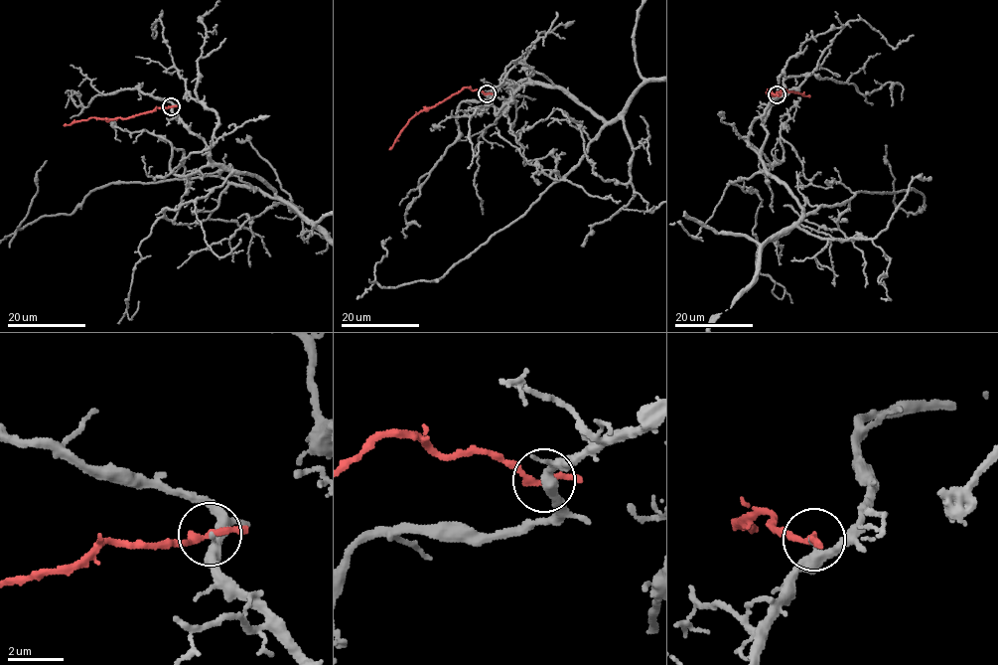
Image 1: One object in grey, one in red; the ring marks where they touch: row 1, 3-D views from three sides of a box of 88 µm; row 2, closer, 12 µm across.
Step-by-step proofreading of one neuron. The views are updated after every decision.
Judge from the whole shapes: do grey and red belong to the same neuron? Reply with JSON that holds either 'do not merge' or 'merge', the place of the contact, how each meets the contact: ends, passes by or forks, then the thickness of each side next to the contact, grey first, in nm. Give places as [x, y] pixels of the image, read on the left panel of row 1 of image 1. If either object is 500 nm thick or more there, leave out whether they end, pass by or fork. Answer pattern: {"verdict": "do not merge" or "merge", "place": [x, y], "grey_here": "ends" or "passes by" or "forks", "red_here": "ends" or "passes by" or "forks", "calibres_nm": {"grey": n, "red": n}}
{"verdict": "do not merge", "place": [171, 106], "grey_here": "passes by", "red_here": "passes by", "calibres_nm": {"grey": 320, "red": 240}}

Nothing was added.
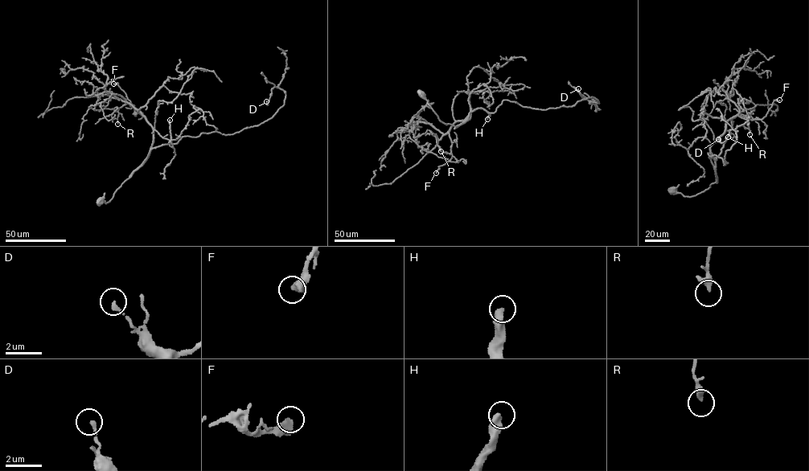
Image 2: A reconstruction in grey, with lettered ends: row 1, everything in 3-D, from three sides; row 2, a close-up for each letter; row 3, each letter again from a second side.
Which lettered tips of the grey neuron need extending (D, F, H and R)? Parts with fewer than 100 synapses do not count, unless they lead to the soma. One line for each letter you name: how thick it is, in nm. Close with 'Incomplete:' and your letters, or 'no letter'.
H: 420 nm thick
Incomplete: H

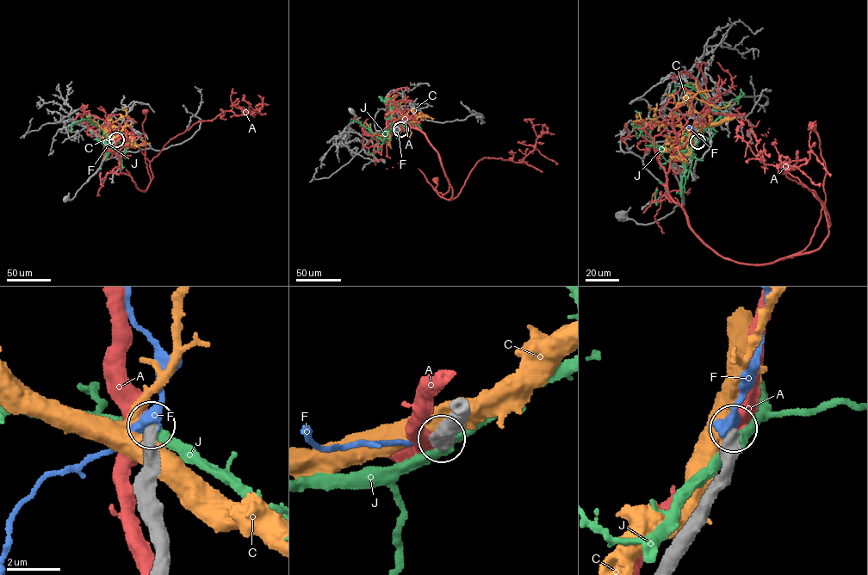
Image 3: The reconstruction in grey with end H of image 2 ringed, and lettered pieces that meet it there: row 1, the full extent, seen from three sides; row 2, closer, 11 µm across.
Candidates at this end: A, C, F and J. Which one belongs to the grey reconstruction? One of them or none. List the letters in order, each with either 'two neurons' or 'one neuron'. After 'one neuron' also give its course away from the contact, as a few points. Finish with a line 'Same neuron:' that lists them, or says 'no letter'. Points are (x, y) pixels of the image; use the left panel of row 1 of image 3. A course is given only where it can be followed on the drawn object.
A: two neurons
C: two neurons
F: two neurons
J: two neurons
Same neuron: no letter

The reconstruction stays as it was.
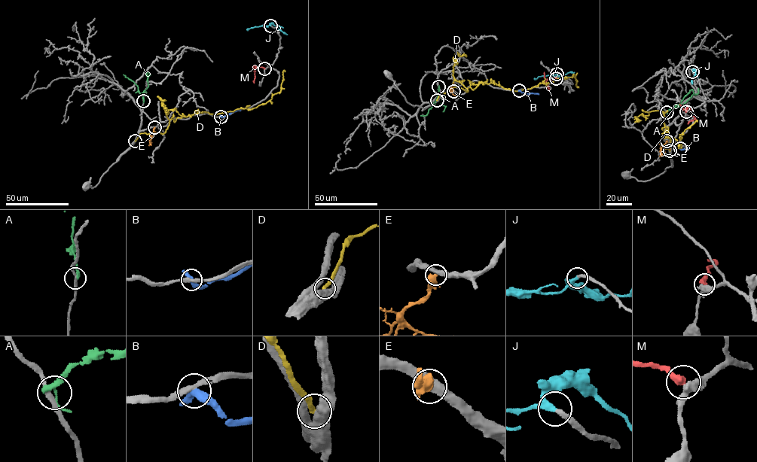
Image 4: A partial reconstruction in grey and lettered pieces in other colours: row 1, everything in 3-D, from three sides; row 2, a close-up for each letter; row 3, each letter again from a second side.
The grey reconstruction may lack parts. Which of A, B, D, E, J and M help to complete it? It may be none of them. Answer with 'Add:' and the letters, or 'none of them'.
Add: J

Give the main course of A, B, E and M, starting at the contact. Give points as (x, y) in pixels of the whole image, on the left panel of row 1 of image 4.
A: (143, 101), (143, 94), (148, 86), (146, 72), (150, 74), (146, 73)
B: (221, 117), (240, 110)
E: (154, 127), (151, 142), (150, 140)
M: (264, 68), (254, 66), (254, 83)

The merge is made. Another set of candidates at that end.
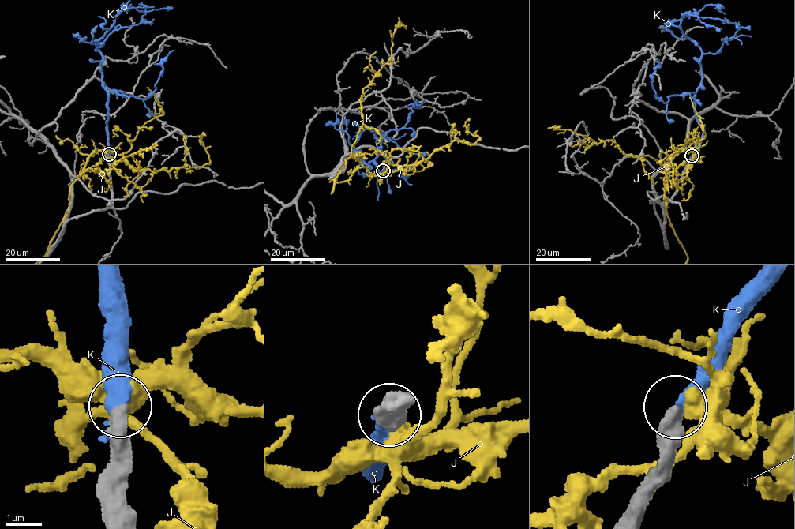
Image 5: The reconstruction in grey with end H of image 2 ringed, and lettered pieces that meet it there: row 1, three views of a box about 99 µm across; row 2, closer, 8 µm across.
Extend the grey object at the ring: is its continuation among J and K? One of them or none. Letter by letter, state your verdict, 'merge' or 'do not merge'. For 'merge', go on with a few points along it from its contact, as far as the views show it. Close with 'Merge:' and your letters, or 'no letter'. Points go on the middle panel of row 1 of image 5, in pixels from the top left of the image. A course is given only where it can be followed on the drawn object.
J: do not merge
K: merge; it runs (383, 171), (379, 177), (373, 160), (367, 164), (355, 154), (354, 144), (366, 128), (386, 161), (391, 193)
Merge: K

